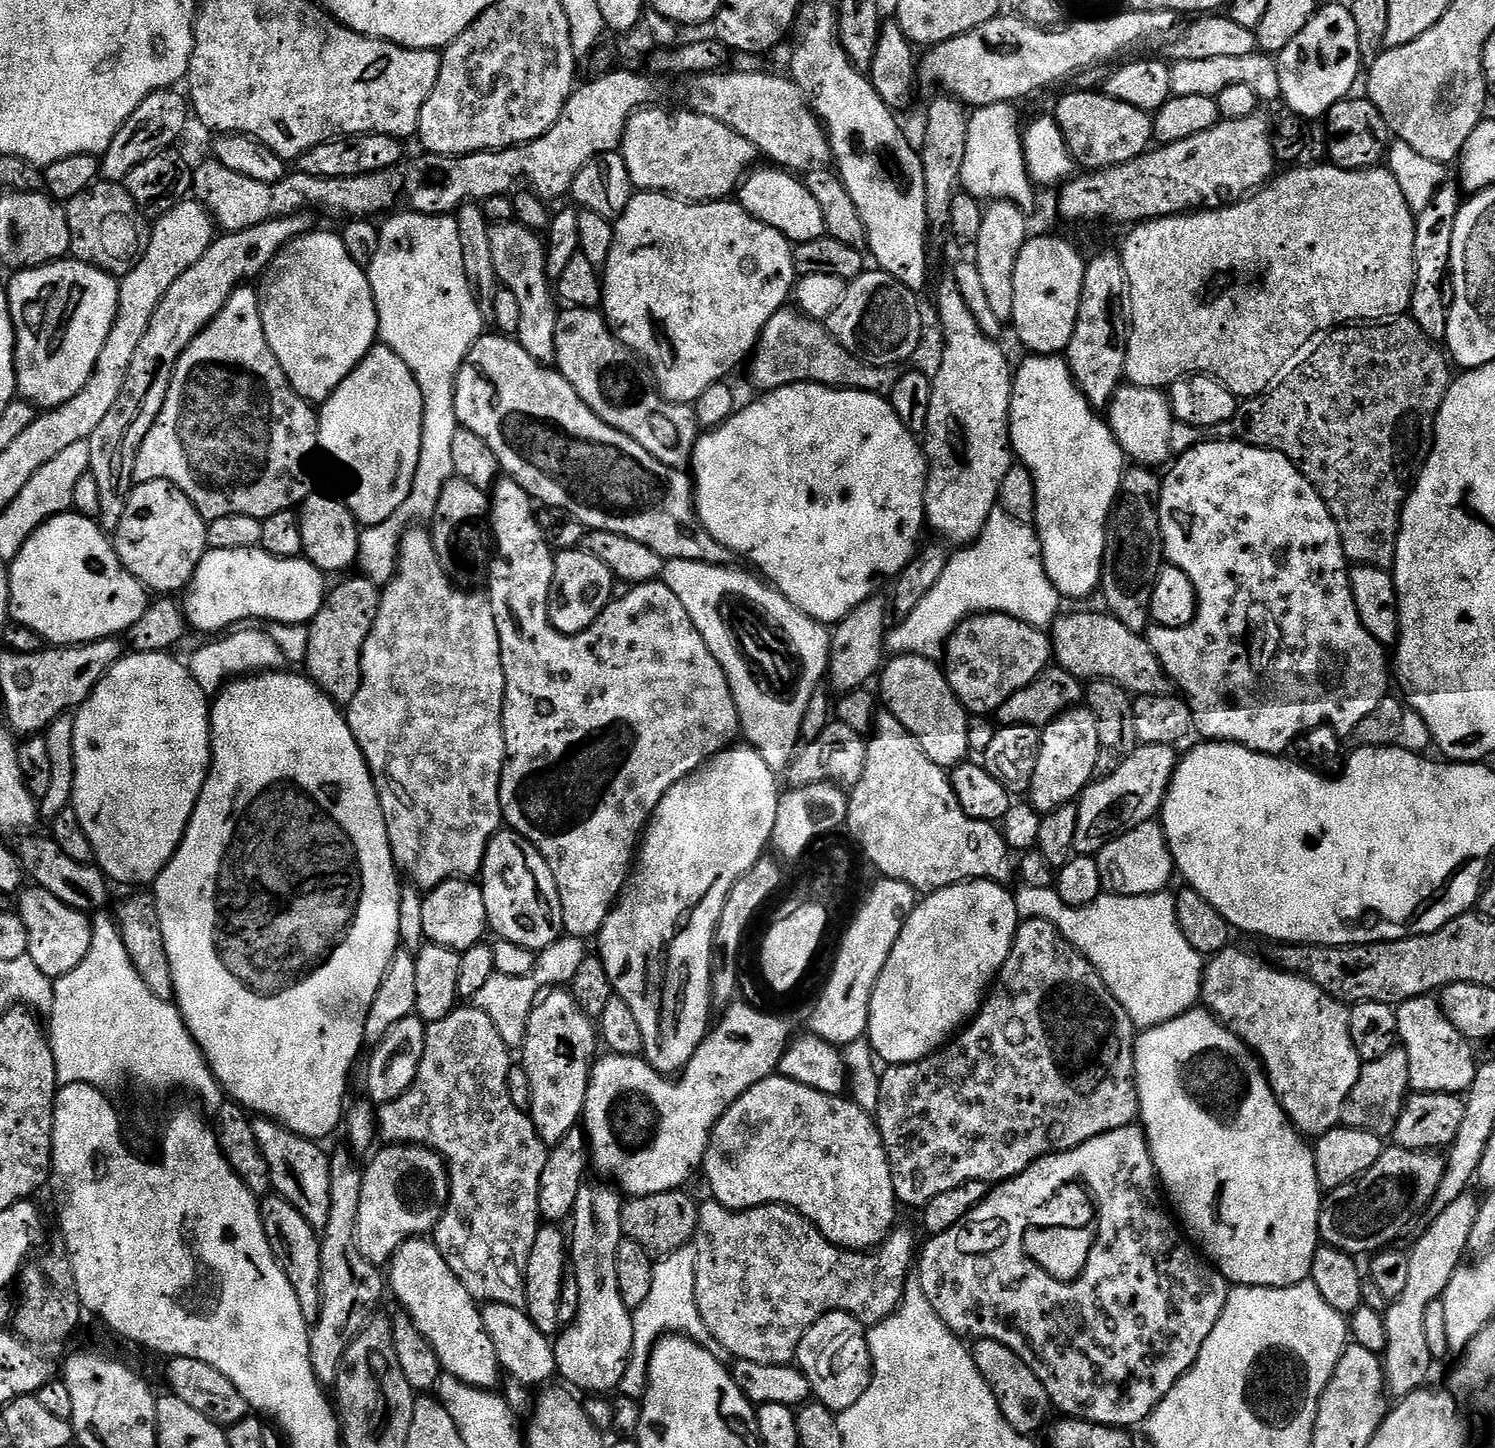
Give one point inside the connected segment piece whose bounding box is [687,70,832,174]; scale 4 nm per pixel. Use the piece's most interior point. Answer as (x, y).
(773, 113)

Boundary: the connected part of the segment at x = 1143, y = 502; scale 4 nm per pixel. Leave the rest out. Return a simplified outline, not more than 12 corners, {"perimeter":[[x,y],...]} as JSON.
{"perimeter":[[1127,469],[1104,543],[1099,591],[1126,630],[1150,624],[1165,563],[1160,486]]}

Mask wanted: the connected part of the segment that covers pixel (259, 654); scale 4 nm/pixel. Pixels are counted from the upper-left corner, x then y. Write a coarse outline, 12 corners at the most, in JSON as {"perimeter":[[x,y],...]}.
{"perimeter":[[256,628],[202,645],[188,673],[210,698],[229,678],[285,667],[279,642]]}

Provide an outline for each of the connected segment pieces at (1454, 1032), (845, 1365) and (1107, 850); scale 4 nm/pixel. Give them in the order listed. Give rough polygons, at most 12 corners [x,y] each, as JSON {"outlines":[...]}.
{"outlines":[[[1431,995],[1396,1008],[1413,1093],[1467,1093],[1473,1045]],[[825,1312],[795,1363],[815,1403],[845,1412],[872,1376],[865,1325]],[[1159,823],[1134,826],[1095,853],[1104,892],[1169,887],[1174,865]]]}

